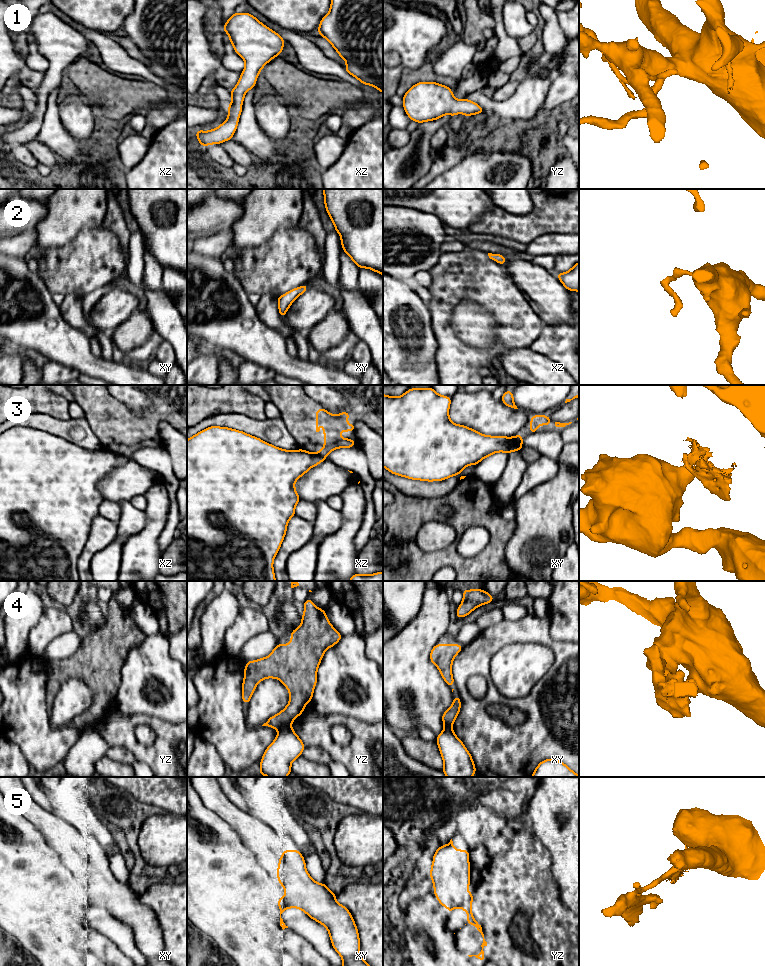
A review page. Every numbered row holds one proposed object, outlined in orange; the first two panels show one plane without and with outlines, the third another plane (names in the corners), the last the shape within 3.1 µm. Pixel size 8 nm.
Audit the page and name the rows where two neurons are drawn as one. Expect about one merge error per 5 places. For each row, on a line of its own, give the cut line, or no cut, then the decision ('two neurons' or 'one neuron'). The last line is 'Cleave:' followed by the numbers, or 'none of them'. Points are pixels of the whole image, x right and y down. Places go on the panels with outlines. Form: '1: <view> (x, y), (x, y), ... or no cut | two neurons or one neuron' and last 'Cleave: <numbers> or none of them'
1: no cut | one neuron
2: no cut | one neuron
3: xz (316, 453), (324, 458) | two neurons
4: yz (290, 724), (284, 725), (278, 730) | two neurons
5: yz (466, 891), (461, 901), (449, 908) | two neurons
Cleave: 3, 4, 5

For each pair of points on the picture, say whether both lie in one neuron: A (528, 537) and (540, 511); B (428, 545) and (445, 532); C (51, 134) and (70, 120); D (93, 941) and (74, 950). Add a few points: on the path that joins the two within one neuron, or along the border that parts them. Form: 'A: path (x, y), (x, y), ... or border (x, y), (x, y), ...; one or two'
A: path (534, 531), (540, 525), (540, 517); one
B: path (432, 541), (441, 534); one
C: border (58, 102), (60, 121), (64, 129), (78, 143); two
D: border (86, 930), (86, 944), (96, 955); two

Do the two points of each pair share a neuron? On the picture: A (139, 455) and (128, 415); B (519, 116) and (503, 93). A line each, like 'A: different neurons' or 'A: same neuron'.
A: different neurons
B: different neurons

